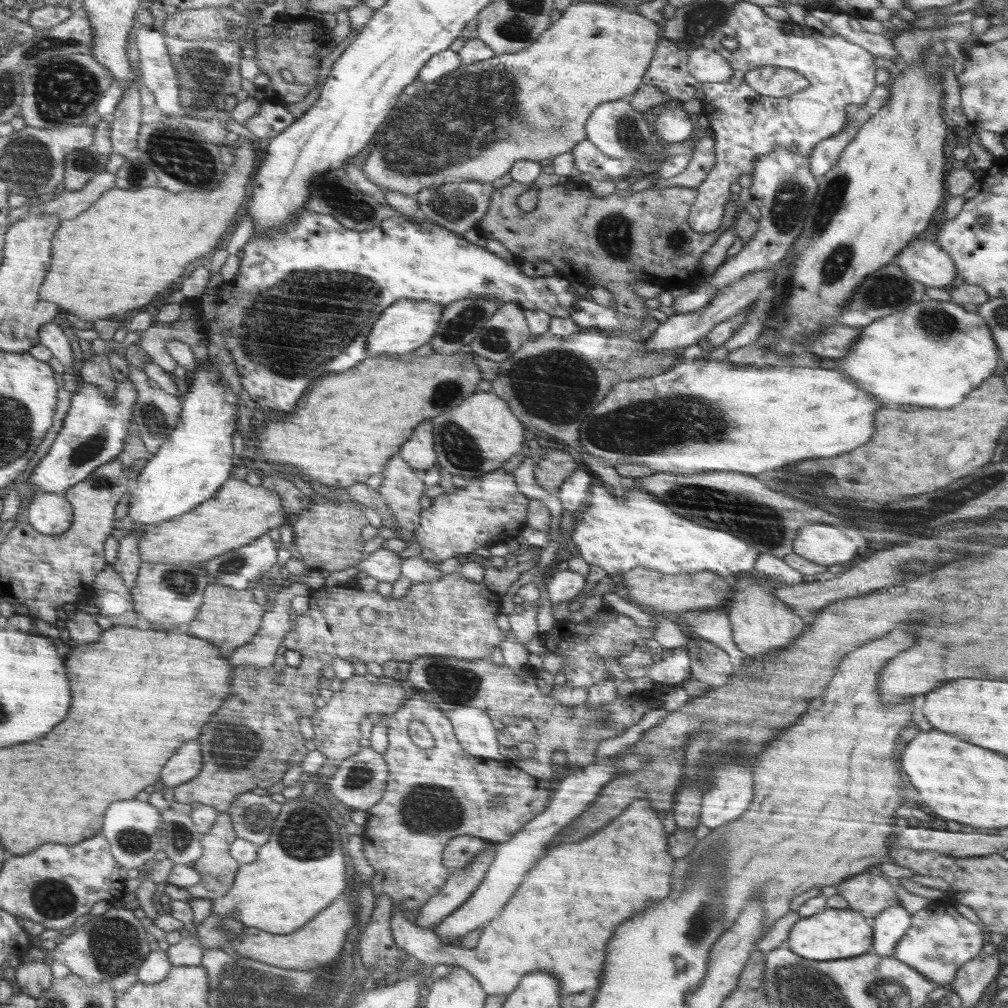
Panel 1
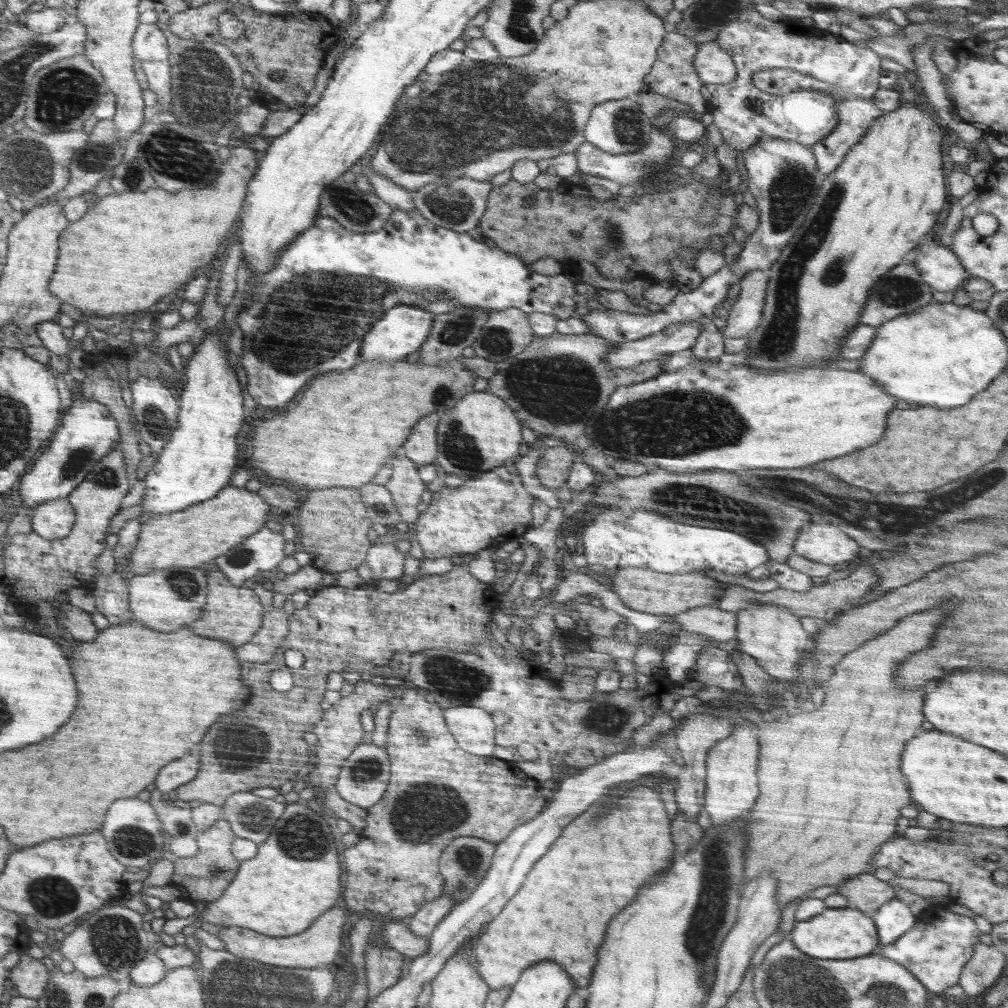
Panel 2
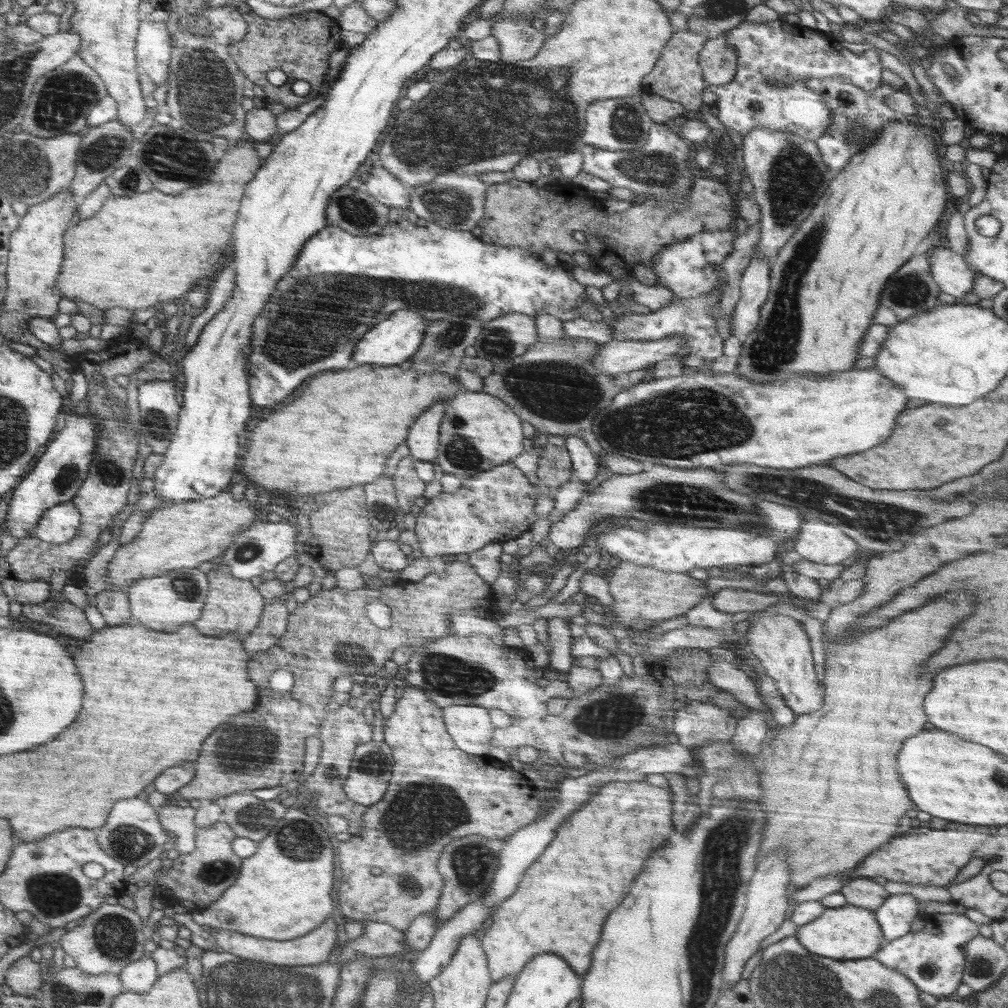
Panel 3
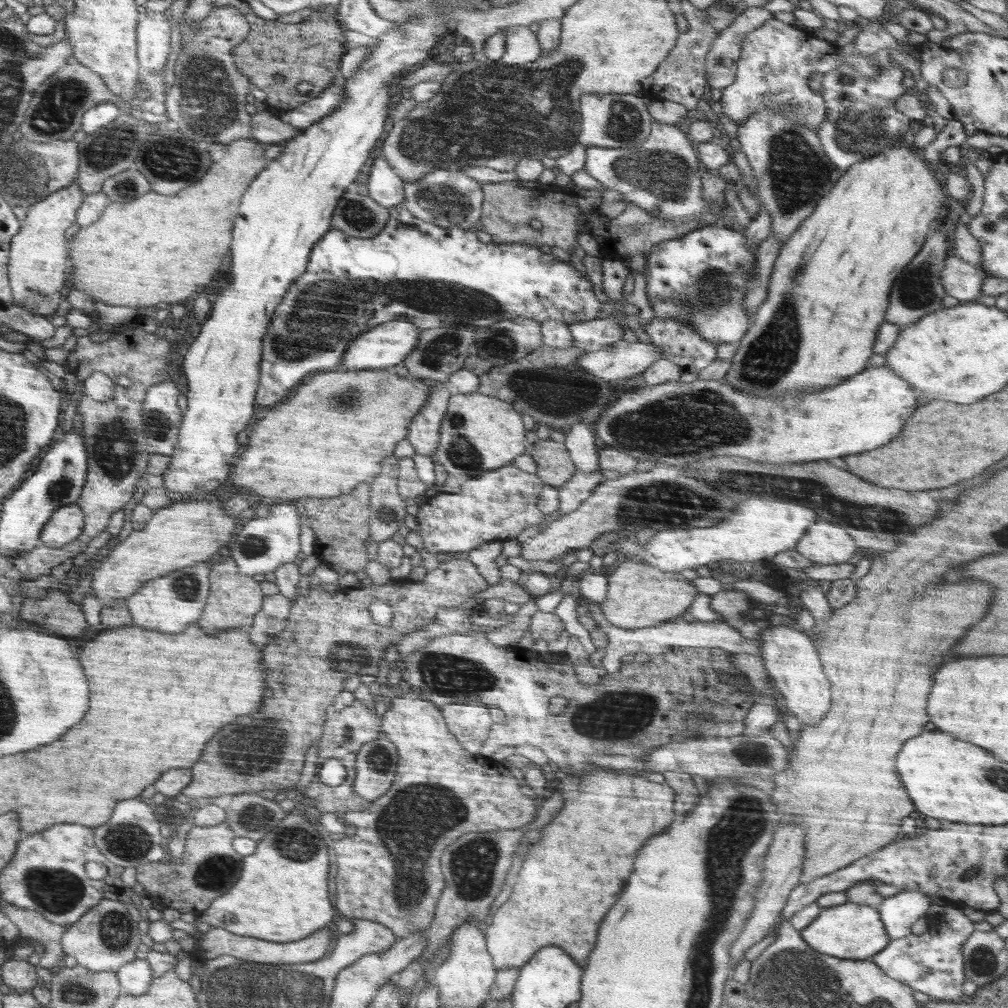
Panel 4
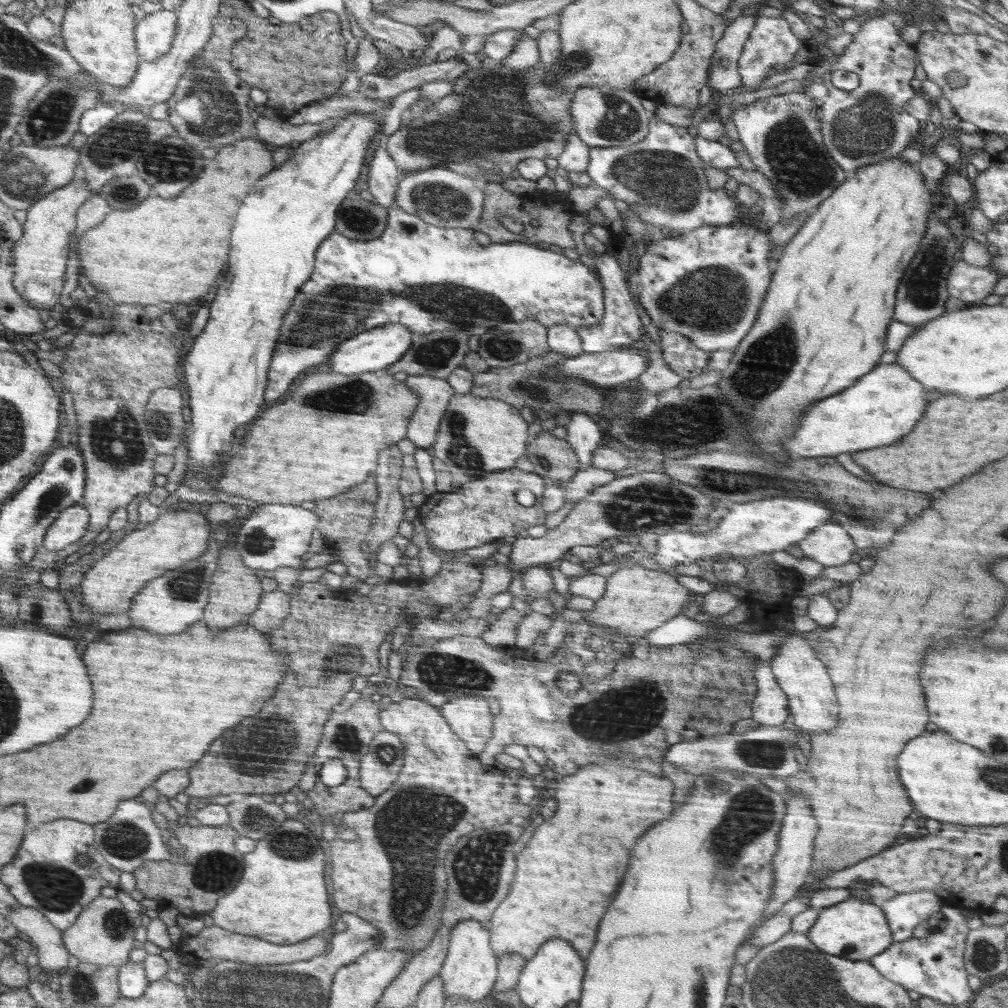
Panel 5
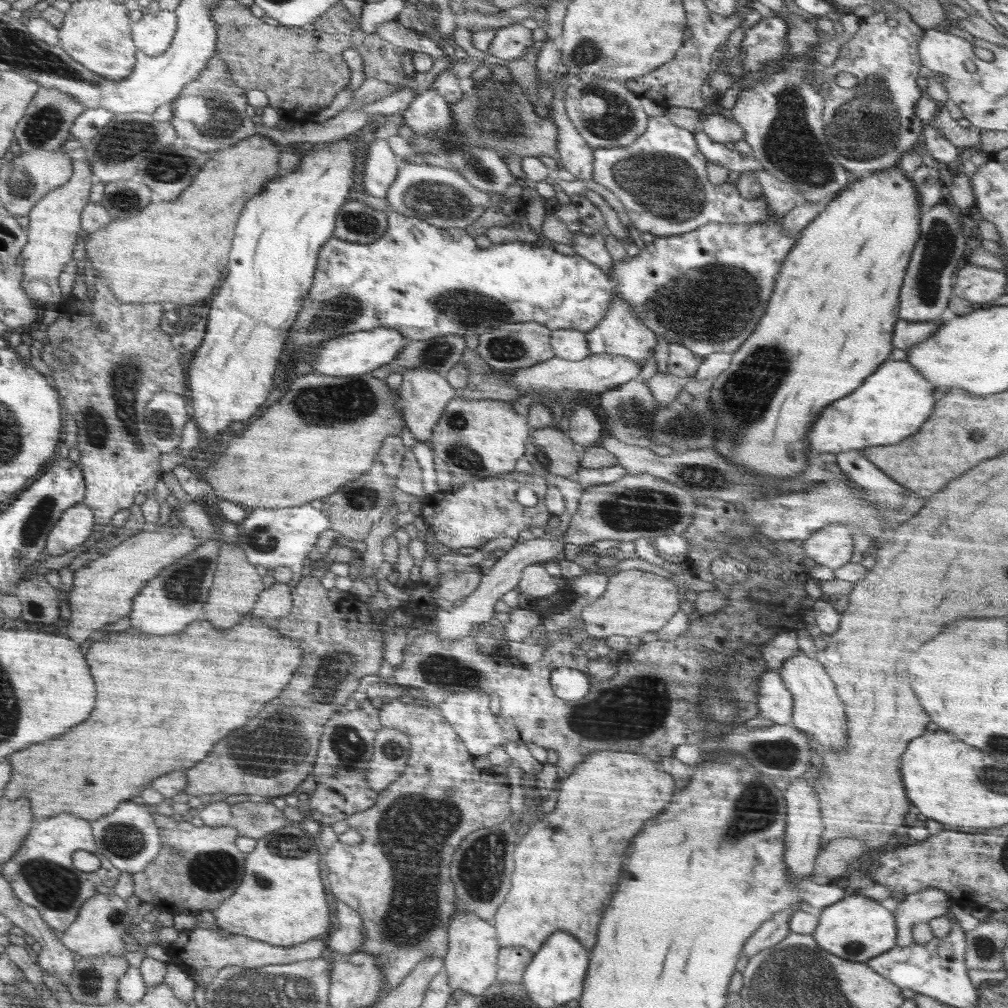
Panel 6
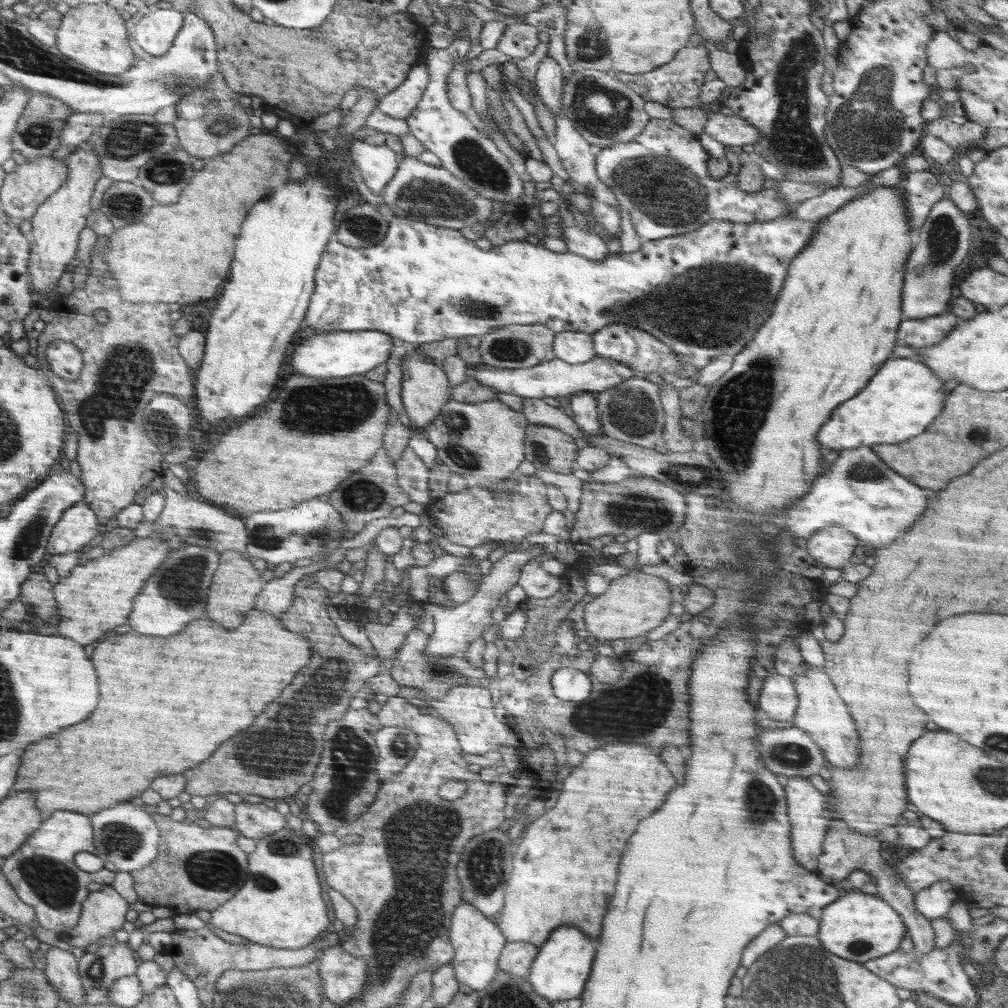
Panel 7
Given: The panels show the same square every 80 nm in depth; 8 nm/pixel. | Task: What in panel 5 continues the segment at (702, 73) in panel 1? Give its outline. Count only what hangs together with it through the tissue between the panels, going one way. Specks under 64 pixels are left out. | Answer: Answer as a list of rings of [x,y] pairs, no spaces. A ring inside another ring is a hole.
[[[746,10],[726,27],[723,37],[716,43],[710,59],[707,83],[713,91],[716,88],[722,94],[730,94],[732,88],[740,86],[738,60],[743,51],[743,44],[754,28],[757,18],[757,12]]]

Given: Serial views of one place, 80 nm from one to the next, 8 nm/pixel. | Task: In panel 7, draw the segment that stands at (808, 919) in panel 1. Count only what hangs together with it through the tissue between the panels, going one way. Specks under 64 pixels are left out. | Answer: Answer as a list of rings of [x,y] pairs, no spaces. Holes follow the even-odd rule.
[[[848,890],[832,904],[826,905],[819,921],[818,940],[832,954],[852,962],[860,963],[874,960],[890,952],[898,950],[907,934],[906,925],[900,915],[879,896]]]

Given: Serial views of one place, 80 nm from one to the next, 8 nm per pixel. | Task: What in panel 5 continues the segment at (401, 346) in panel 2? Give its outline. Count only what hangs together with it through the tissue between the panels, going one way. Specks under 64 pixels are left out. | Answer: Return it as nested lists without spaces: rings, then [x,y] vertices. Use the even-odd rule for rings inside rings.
[[[390,323],[361,332],[356,336],[351,336],[340,344],[340,348],[334,350],[334,353],[329,356],[329,365],[325,370],[344,375],[380,371],[393,362],[399,361],[400,357],[414,344],[414,339],[415,335],[407,325],[400,323]]]

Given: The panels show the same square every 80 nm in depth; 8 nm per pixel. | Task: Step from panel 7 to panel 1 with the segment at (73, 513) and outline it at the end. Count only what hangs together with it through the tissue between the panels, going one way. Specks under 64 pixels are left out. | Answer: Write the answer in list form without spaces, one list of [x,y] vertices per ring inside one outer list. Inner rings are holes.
[[[36,493],[31,498],[27,517],[34,530],[54,537],[69,530],[73,524],[73,507],[63,494]]]

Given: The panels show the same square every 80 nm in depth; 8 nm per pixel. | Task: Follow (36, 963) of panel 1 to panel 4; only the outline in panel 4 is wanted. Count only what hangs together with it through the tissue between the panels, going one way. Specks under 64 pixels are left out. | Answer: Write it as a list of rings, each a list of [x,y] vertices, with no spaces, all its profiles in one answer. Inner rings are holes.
[[[10,958],[1,966],[1,979],[12,992],[31,992],[36,989],[36,981],[42,972],[38,966],[31,965],[27,960]]]

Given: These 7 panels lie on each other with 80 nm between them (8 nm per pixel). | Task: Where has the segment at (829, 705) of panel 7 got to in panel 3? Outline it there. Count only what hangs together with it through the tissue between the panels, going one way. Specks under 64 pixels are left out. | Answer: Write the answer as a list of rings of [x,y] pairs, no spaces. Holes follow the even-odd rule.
[[[773,609],[750,613],[753,615],[746,621],[752,627],[748,631],[748,637],[743,639],[745,650],[752,650],[752,654],[758,657],[761,668],[764,668],[768,677],[776,681],[778,693],[794,714],[820,710],[825,686],[818,684],[810,639],[802,624],[788,616],[779,615]]]

